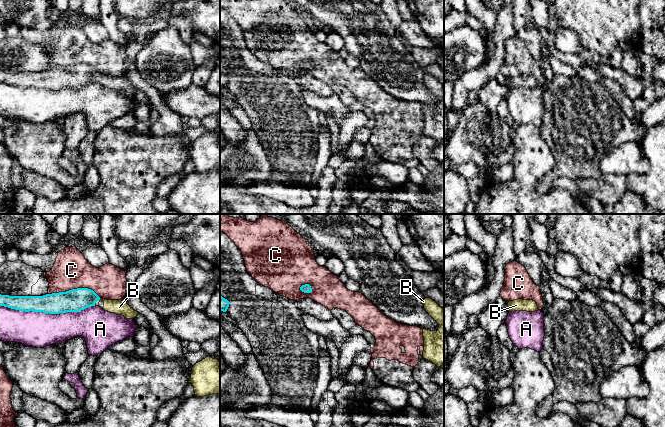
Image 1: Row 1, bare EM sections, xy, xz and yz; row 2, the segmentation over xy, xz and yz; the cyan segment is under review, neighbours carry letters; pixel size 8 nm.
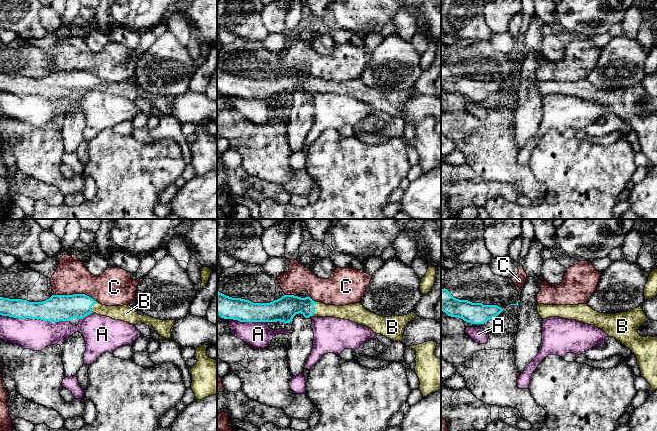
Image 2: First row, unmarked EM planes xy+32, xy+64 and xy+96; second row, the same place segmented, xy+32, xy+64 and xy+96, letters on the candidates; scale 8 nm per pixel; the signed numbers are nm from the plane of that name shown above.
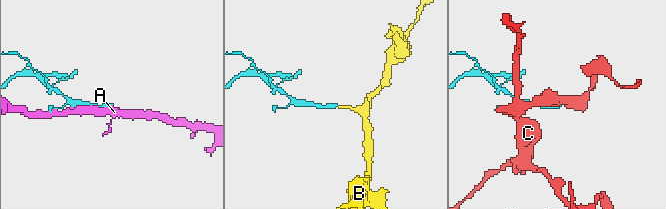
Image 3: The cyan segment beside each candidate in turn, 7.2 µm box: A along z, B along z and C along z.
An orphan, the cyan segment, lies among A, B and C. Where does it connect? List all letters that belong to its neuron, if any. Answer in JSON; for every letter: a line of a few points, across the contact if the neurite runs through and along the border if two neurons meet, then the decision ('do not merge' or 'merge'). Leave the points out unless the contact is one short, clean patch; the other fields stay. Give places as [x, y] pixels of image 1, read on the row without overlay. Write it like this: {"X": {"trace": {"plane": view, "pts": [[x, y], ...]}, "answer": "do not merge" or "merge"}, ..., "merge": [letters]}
{"A": {"answer": "do not merge"}, "B": {"trace": {"plane": "xy", "pts": [[75, 76], [97, 76], [102, 74], [119, 83]]}, "answer": "merge"}, "C": {"answer": "do not merge"}, "merge": ["B"]}

